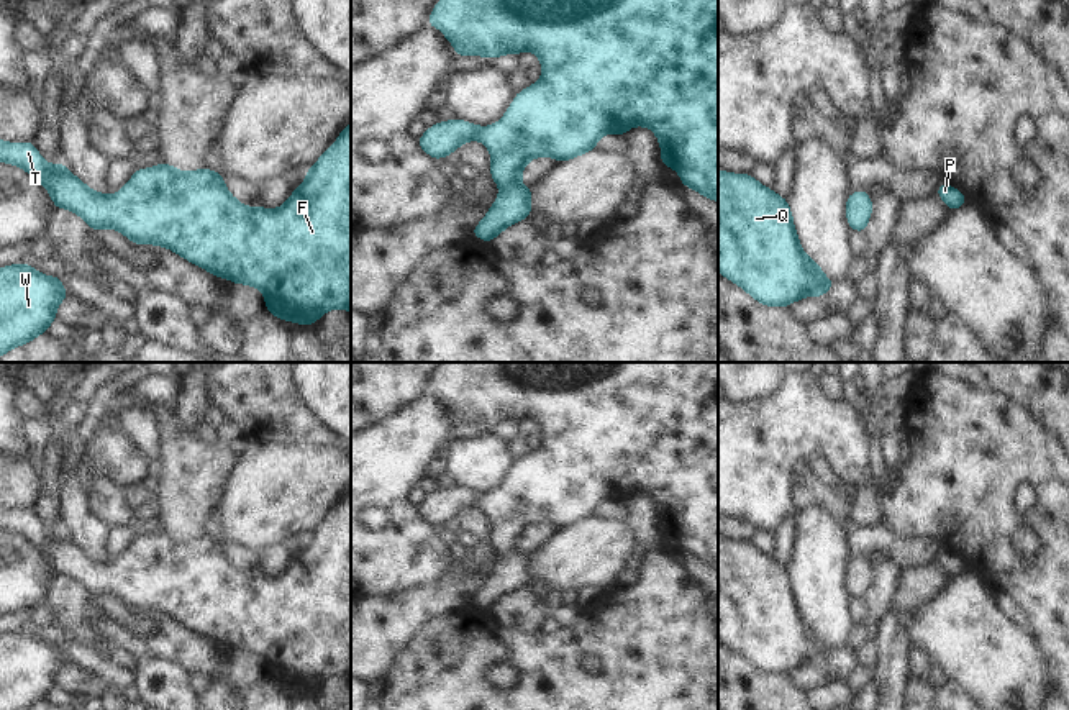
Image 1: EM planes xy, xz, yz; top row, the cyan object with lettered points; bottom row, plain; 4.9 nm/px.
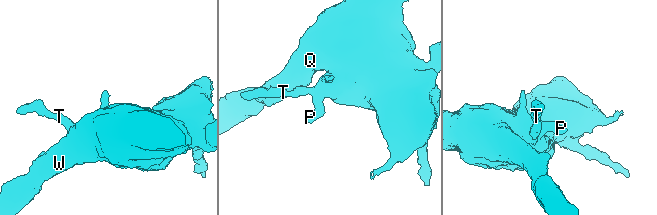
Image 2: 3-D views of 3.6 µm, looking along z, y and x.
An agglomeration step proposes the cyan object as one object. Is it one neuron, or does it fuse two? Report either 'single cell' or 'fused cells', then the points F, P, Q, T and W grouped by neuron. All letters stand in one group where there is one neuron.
single cell; F P Q T W

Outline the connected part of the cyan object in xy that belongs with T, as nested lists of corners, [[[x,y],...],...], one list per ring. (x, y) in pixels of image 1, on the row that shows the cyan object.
[[[351,123],[341,131],[333,146],[307,171],[307,179],[279,208],[251,208],[239,203],[225,187],[223,175],[210,169],[182,172],[166,162],[138,169],[118,193],[93,192],[79,180],[62,162],[46,162],[34,143],[5,143],[0,139],[0,162],[20,166],[38,179],[56,208],[75,212],[92,230],[113,228],[134,244],[169,248],[184,259],[203,267],[216,277],[234,284],[248,284],[264,294],[269,313],[279,320],[312,325],[333,308],[351,312]]]

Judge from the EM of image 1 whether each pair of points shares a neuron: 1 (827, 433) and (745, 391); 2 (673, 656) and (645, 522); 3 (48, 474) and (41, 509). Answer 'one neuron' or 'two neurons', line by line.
1: two neurons
2: two neurons
3: one neuron

